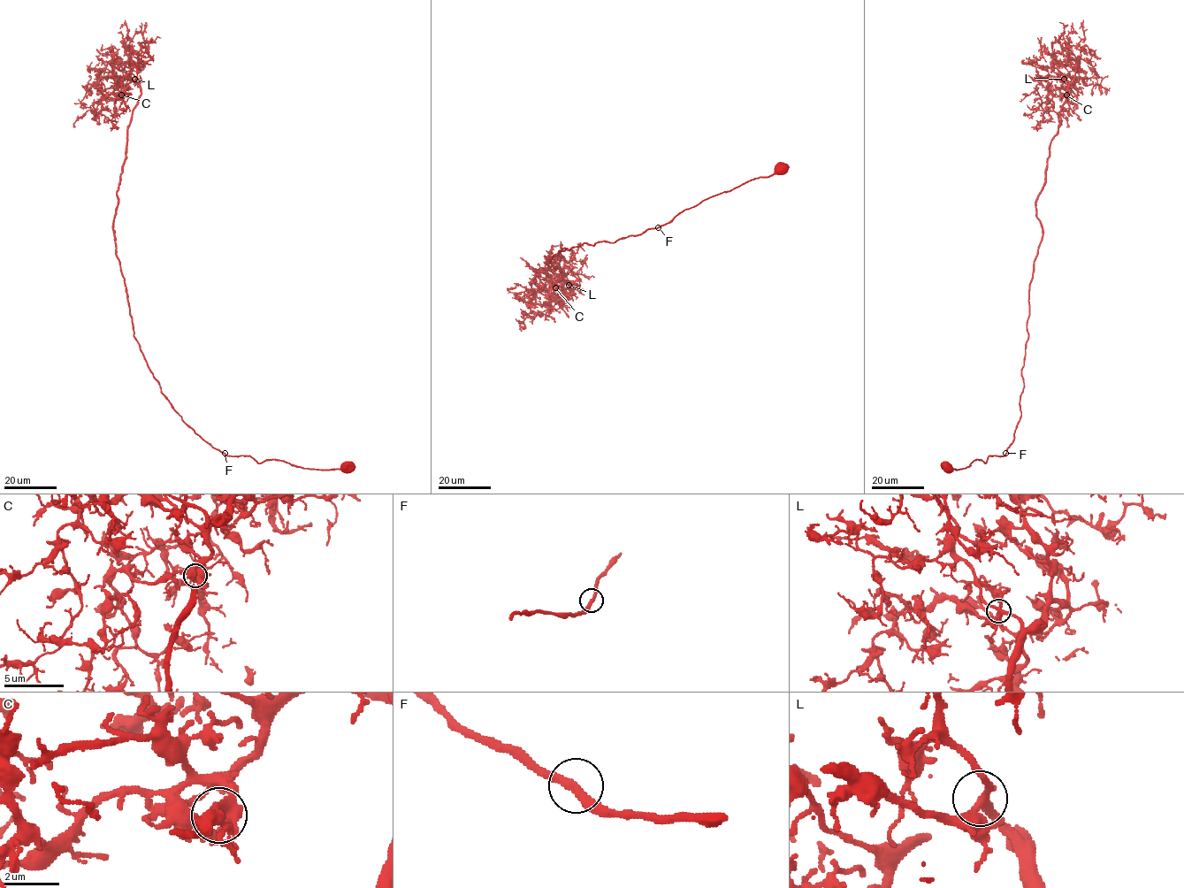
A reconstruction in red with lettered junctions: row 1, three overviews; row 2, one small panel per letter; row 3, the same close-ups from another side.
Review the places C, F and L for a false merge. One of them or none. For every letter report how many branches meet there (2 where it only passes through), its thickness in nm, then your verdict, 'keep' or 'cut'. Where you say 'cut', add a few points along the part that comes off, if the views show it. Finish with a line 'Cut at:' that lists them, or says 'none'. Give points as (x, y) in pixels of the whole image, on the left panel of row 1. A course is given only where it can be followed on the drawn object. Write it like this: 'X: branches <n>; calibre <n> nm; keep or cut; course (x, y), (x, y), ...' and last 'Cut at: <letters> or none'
C: branches 3; calibre 360 nm; keep
F: branches 2; calibre 320 nm; cut; course (224, 453), (228, 455), (249, 455), (258, 463), (276, 459), (316, 470), (355, 467)
L: branches 3; calibre 280 nm; keep
Cut at: F

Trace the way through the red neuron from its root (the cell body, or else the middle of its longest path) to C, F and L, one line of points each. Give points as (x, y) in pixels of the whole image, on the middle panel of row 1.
C: (781, 169), (640, 234), (560, 250), (546, 264), (551, 257), (575, 289), (566, 294), (555, 287)
F: (781, 169), (780, 172), (754, 178), (703, 200), (658, 227)
L: (781, 169), (703, 200), (640, 234), (560, 250), (546, 264), (551, 257), (561, 279), (569, 285)

